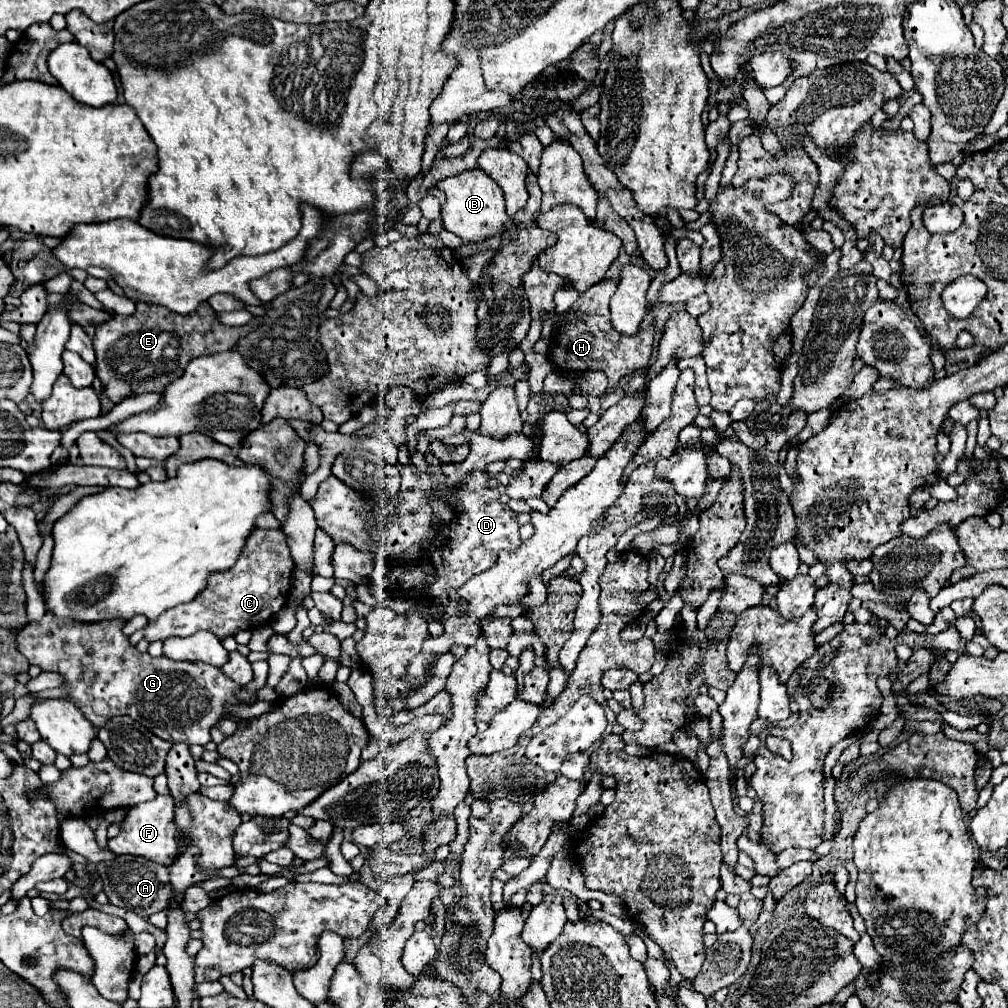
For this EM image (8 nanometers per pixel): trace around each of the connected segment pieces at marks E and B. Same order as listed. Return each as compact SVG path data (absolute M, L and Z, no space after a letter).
M138 302L132 316L116 316L96 326L96 374L112 402L120 402L130 394L164 392L168 384L184 374L190 360L232 348L248 330L252 330L252 324L224 326L208 302L186 316L172 314L172 310L164 310L164 306Z
M480 168L464 170L458 176L444 178L442 182L436 184L436 188L446 194L446 206L444 206L444 214L442 214L444 228L448 232L458 234L462 240L478 242L482 238L494 236L496 232L504 232L504 230L514 228L512 218L506 214L504 192Z

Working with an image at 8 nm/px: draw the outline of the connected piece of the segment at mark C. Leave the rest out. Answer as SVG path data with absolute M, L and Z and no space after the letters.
M254 528L246 542L244 554L238 558L234 568L212 574L206 590L202 590L202 594L198 594L192 602L166 610L154 624L148 622L144 636L152 642L166 640L168 636L192 636L198 630L208 630L218 638L224 638L258 624L266 624L286 604L292 584L292 570L294 562L286 546L286 534L282 530Z

